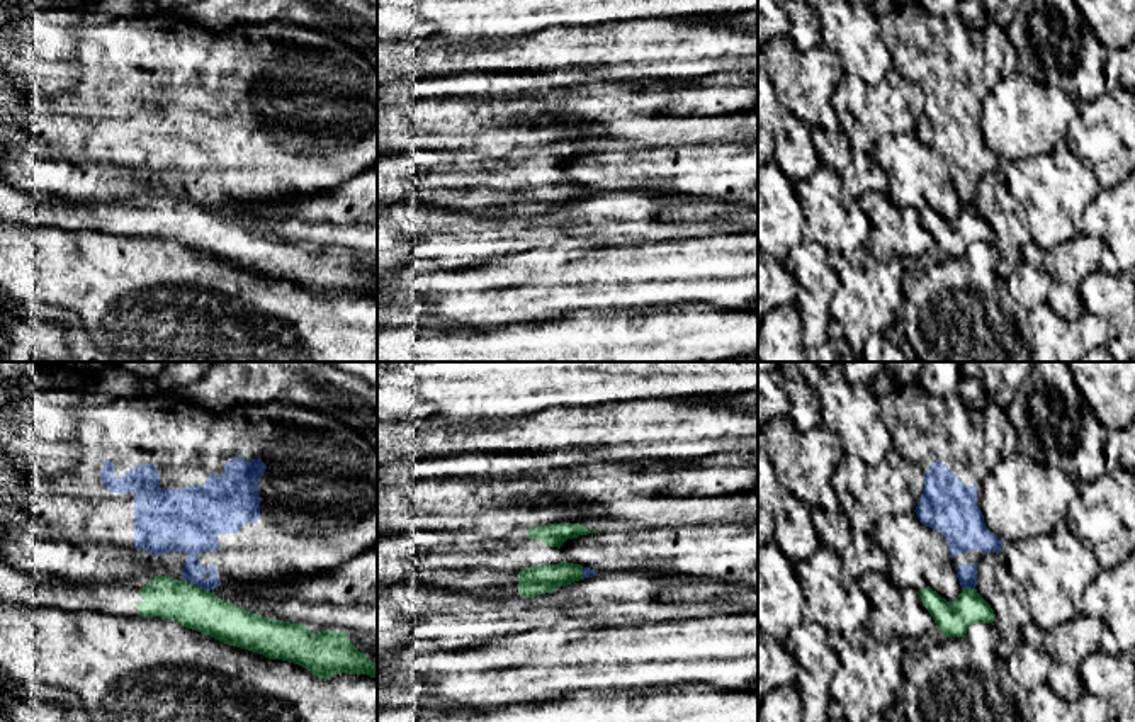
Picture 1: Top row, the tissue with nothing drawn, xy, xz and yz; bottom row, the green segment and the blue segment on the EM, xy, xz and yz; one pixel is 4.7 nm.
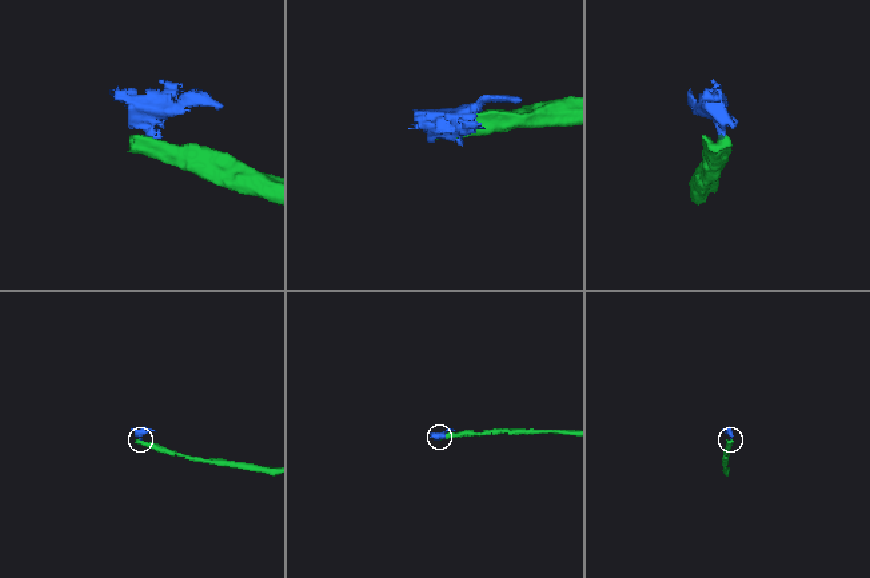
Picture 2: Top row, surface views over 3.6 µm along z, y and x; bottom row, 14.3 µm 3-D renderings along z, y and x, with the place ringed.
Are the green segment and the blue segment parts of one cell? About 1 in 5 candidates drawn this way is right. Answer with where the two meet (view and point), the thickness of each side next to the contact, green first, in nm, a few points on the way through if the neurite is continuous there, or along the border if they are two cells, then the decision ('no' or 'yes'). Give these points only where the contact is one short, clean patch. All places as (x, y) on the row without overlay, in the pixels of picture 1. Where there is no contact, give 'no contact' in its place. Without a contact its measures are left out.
xy (194, 204) | 200/200 nm | along xy (182, 197), (209, 211) | no

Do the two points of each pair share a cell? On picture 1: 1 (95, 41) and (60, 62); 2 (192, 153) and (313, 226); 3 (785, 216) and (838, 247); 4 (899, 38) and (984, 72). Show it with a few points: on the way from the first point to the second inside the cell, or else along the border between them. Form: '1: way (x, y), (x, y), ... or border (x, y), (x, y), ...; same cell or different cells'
1: border (75, 56), (80, 77); different cells
2: border (310, 196), (230, 201); different cells
3: border (796, 189), (804, 211), (807, 235); different cells
4: way (920, 53), (935, 63), (964, 63); same cell

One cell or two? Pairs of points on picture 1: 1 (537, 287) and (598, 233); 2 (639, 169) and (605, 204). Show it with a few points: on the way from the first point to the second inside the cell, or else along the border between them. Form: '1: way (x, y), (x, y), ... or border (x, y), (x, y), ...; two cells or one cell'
1: border (575, 240), (592, 245), (627, 243); two cells
2: border (598, 191), (622, 192); two cells

